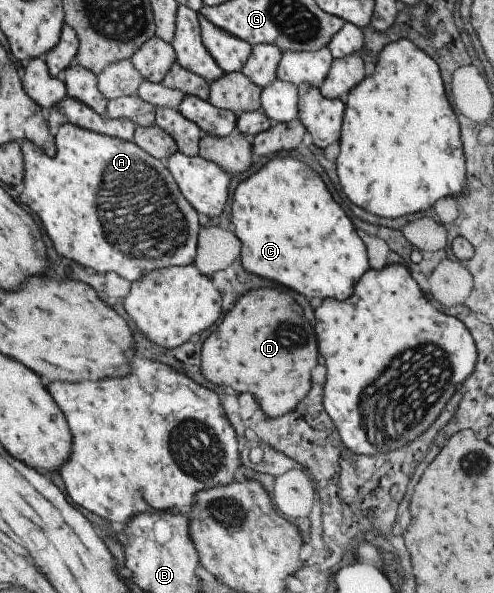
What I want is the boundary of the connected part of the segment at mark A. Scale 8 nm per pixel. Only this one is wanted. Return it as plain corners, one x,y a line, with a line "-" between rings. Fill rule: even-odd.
74,123
63,124
61,127
58,127
58,133
55,138
56,153
53,157
49,157
32,141
23,140
23,143
21,143
20,146
24,159
24,176
22,181
25,187
20,195
20,199
23,205
29,207
29,209
41,219
41,223
43,223
43,227
45,227
45,231
47,231
47,235
51,238
54,248
59,255
68,259
75,259
75,261
79,261
83,267
91,267
91,269
99,271
99,274
107,272
118,273
122,278
130,282
137,281
141,279
145,273
156,269
169,266
186,266
194,263
198,244
198,231
200,230
199,220
197,219
198,211
181,193
175,178
171,175
169,169
167,169
165,161
149,155
149,153
143,151
135,142
97,133
79,127

